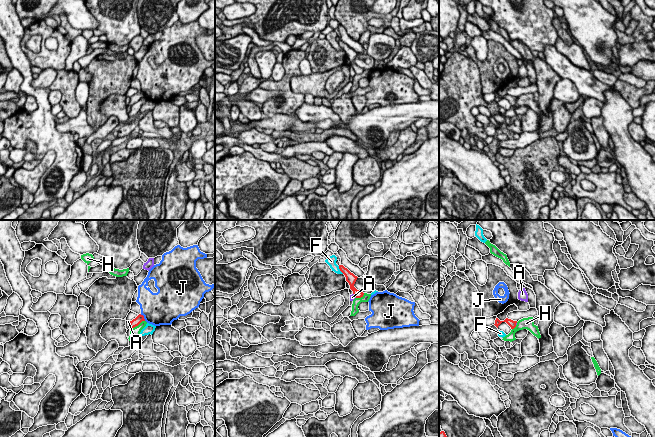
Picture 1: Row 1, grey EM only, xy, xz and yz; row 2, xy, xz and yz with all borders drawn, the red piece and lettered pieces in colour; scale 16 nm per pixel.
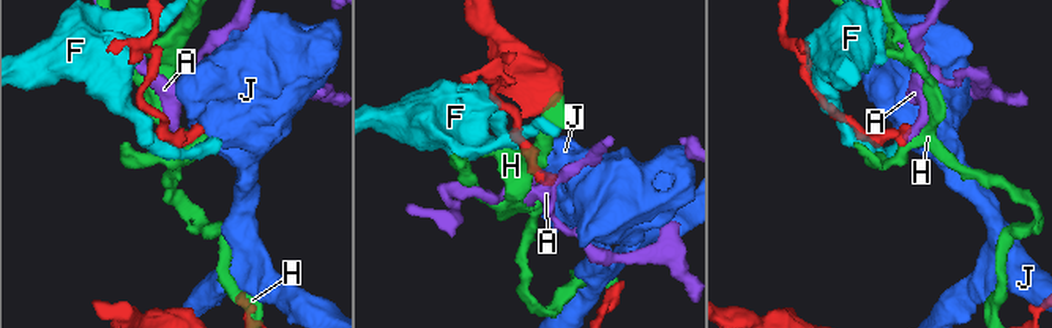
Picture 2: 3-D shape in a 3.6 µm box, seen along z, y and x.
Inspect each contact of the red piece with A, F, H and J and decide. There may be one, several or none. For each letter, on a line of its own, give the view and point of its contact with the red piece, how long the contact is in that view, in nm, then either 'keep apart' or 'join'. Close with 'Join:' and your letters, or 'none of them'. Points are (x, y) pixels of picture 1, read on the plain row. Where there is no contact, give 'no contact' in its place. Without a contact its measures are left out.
A: contact xz (354, 70); length 100 nm; keep apart
F: contact xz (340, 46); length 150 nm; keep apart
H: contact xy (137, 101); length 280 nm; keep apart
J: contact xy (143, 93); length 140 nm; keep apart
Join: none of them

